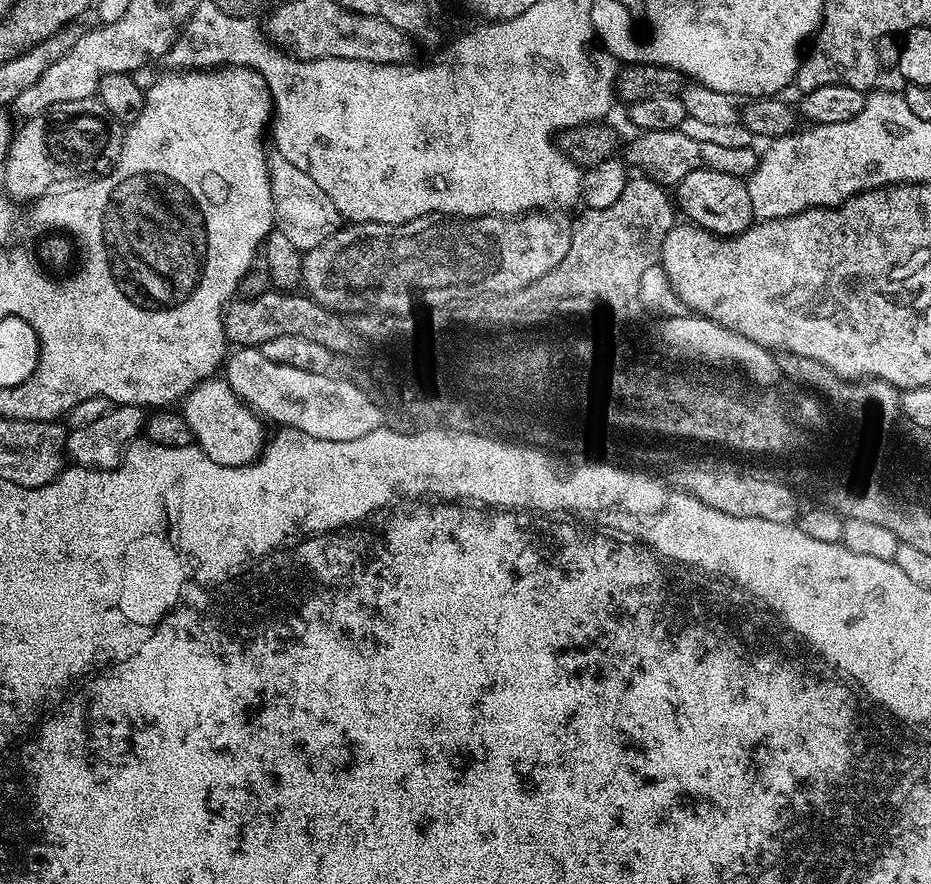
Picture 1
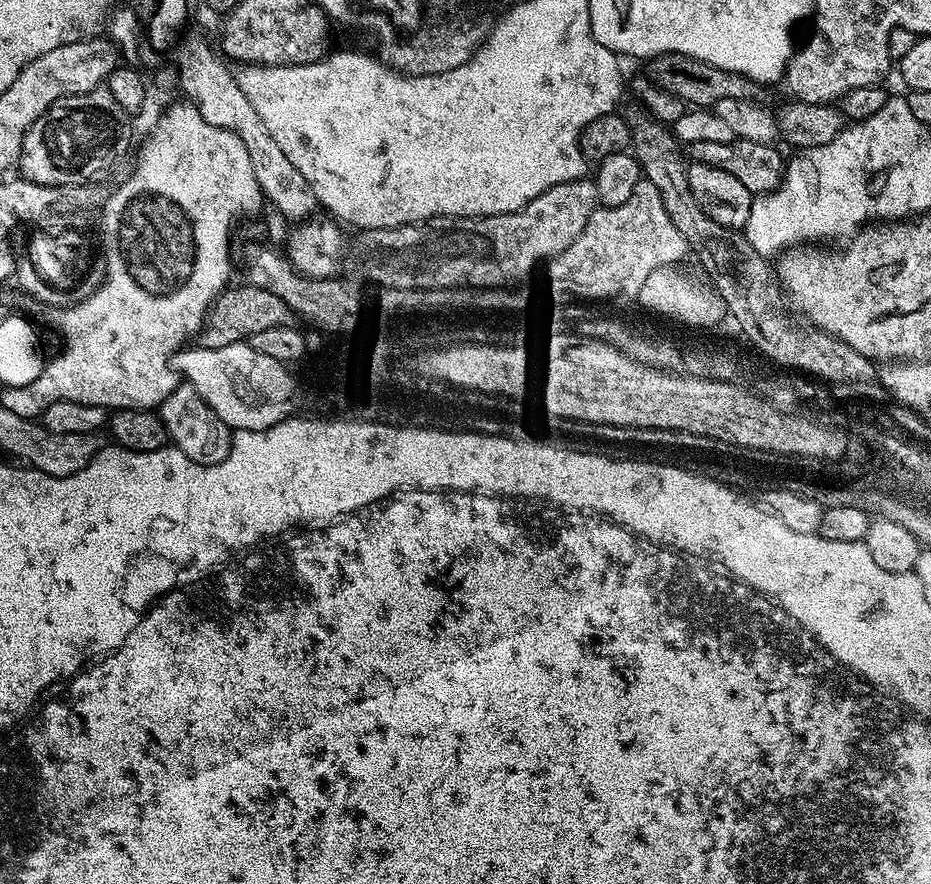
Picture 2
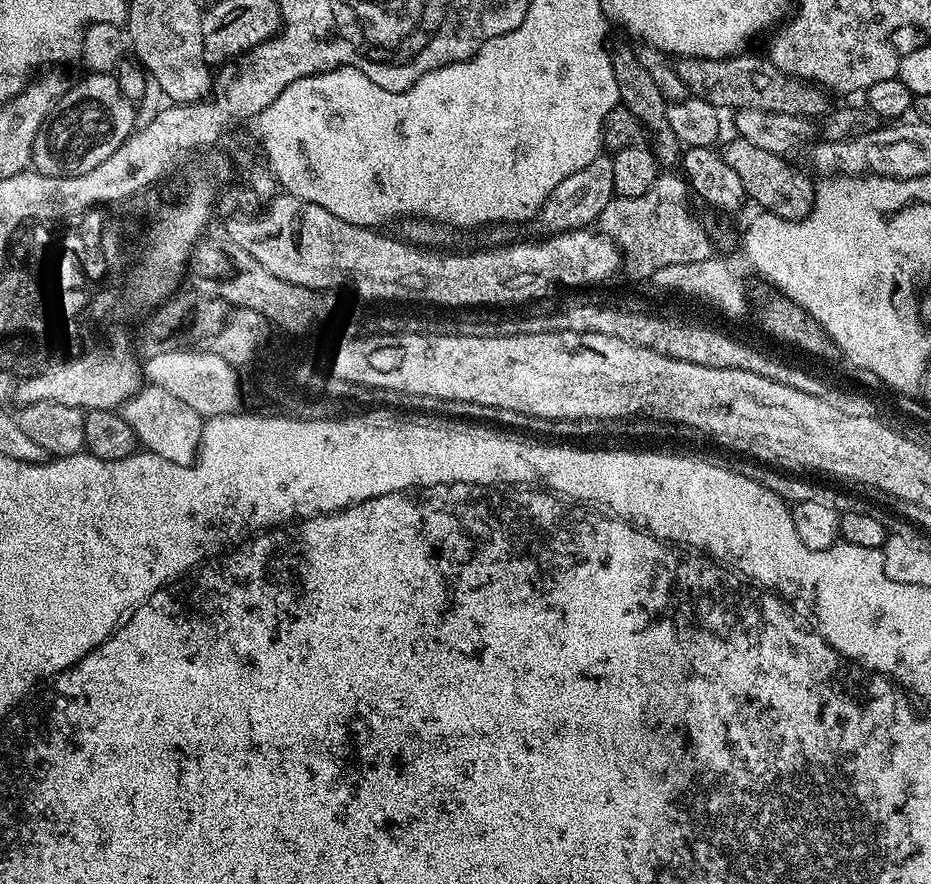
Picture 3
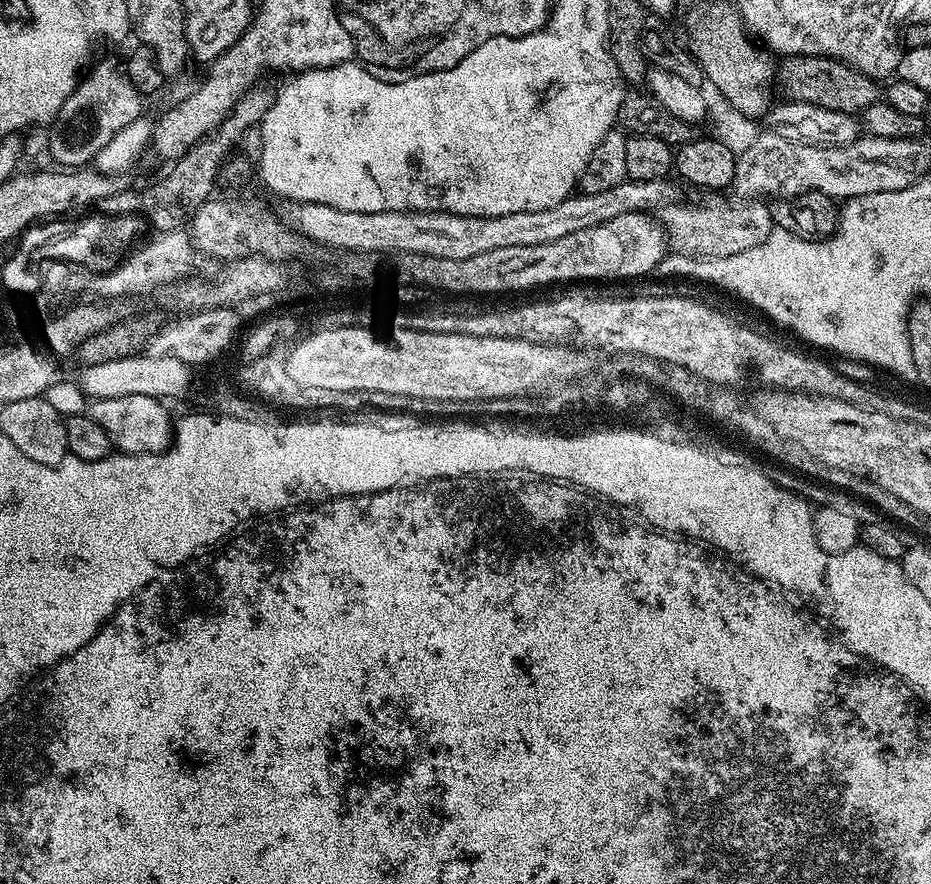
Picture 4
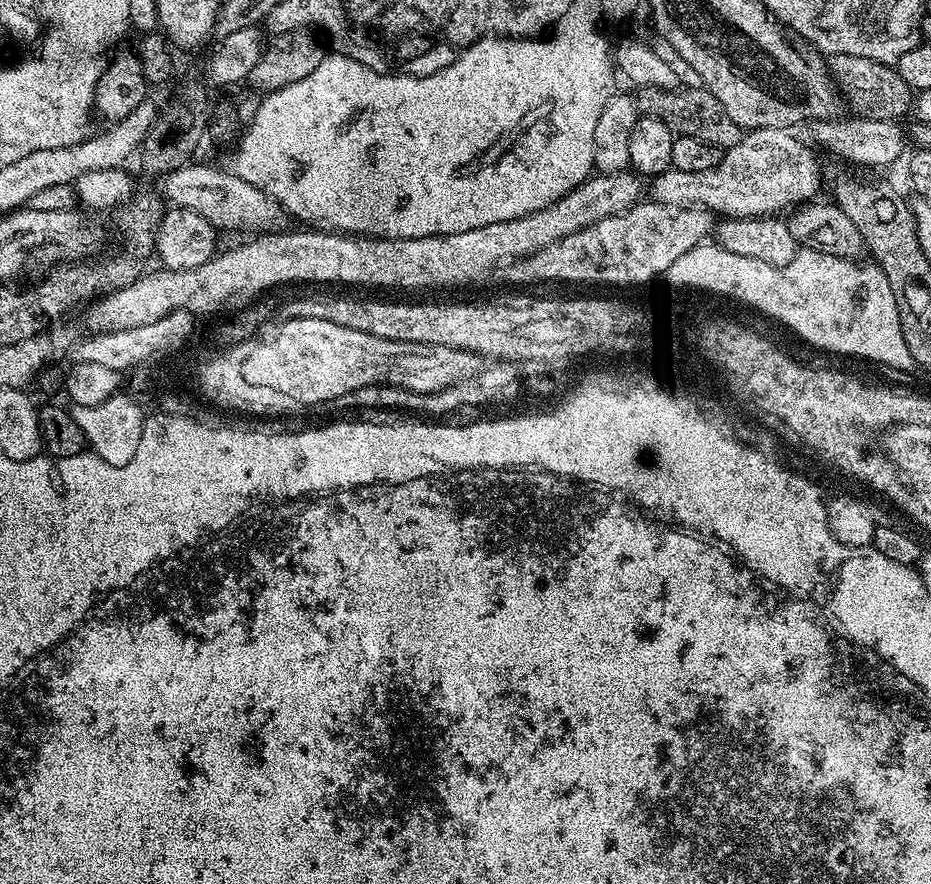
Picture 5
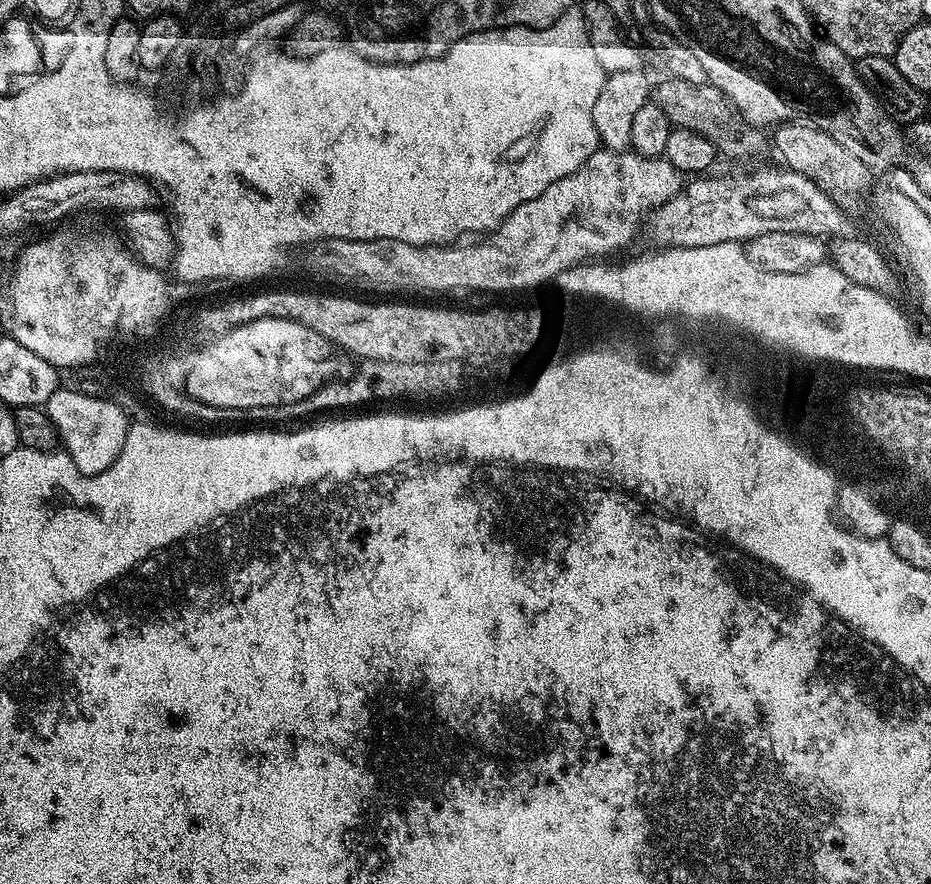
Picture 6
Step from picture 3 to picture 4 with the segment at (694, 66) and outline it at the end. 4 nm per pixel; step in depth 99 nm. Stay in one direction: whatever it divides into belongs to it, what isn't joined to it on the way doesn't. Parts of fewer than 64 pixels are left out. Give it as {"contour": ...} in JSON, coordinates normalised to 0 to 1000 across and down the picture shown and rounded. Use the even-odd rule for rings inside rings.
{"contour":[[[849,63],[840,77],[842,104],[846,113],[866,115],[883,120],[883,124],[900,124],[912,129],[926,129],[930,120],[942,117],[947,109],[947,100],[936,86],[917,79],[903,68],[893,68],[889,63]]]}

